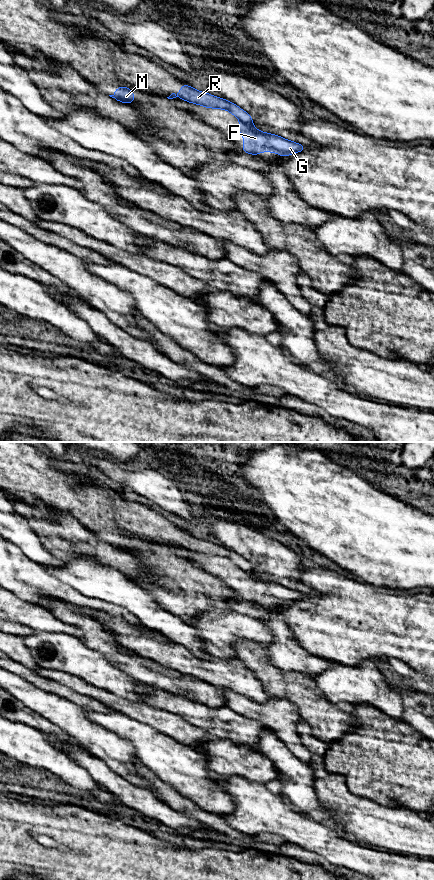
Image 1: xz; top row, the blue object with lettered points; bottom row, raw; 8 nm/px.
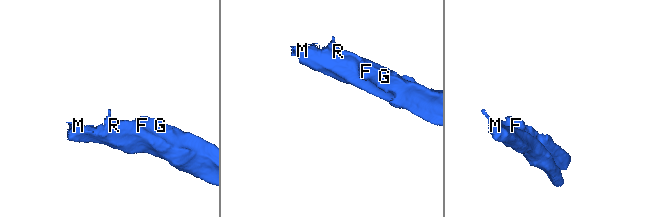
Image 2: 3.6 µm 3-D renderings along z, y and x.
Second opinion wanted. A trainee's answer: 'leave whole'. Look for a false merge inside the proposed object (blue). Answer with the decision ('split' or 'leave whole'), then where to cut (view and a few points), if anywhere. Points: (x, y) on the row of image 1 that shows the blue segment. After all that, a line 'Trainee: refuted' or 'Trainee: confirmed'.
split; cut xz (241, 121), (244, 121), (256, 130)
Trainee: refuted

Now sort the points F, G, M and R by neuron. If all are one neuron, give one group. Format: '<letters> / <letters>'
F G / M R

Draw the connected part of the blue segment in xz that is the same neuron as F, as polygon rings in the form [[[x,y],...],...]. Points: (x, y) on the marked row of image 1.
[[[245,122],[240,123],[238,131],[240,135],[244,136],[244,145],[240,149],[248,154],[257,156],[262,151],[265,151],[277,153],[282,157],[286,157],[307,149],[307,146],[289,141],[278,135],[255,130]]]

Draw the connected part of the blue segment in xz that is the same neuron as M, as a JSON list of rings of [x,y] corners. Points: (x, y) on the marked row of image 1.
[[[120,86],[114,91],[113,95],[109,95],[110,97],[114,98],[117,101],[129,104],[136,100],[136,96],[130,90],[129,87]]]

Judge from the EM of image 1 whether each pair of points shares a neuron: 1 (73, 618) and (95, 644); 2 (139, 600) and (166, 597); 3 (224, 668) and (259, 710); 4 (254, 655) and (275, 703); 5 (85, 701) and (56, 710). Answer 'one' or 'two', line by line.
1: one
2: two
3: two
4: two
5: two

